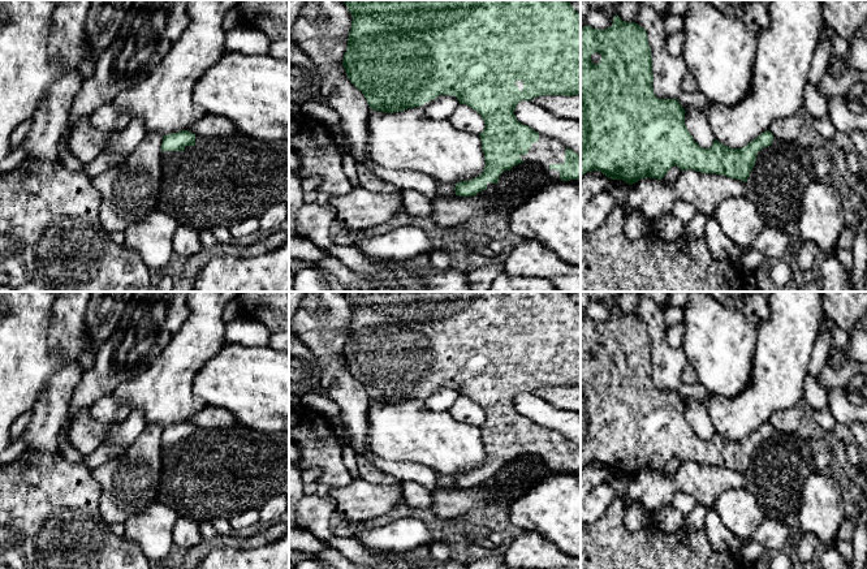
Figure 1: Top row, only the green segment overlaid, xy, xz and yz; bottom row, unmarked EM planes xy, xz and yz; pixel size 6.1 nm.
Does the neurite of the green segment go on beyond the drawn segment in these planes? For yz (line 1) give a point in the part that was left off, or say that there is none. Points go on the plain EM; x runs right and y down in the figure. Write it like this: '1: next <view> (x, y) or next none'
1: next yz (783, 462)

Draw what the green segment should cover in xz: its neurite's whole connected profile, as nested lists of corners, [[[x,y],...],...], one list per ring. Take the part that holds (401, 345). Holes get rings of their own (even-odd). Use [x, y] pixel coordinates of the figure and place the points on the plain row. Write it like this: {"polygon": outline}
{"polygon": [[[342,292],[351,305],[351,320],[348,329],[348,341],[344,346],[342,357],[350,374],[365,387],[368,397],[374,402],[385,405],[401,404],[407,400],[422,398],[436,391],[439,387],[453,387],[460,396],[466,396],[476,402],[484,411],[486,419],[479,426],[482,441],[486,451],[486,458],[480,467],[457,474],[456,487],[474,488],[479,484],[497,487],[497,495],[493,504],[506,509],[532,484],[545,477],[570,473],[581,474],[581,447],[568,440],[556,430],[539,426],[527,417],[521,415],[514,401],[521,392],[531,392],[542,387],[579,387],[581,385],[581,305],[578,305],[569,292]],[[521,454],[534,454],[538,462],[534,466],[526,466],[513,471],[510,464]]]}

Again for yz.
{"polygon": [[[617,306],[611,319],[599,322],[591,318],[581,320],[581,469],[599,462],[612,471],[622,471],[629,477],[640,470],[661,471],[677,457],[681,462],[693,461],[702,465],[716,465],[746,475],[747,490],[755,496],[764,514],[788,525],[798,526],[802,486],[814,471],[814,452],[798,434],[784,434],[767,422],[742,440],[730,440],[717,431],[709,440],[700,439],[685,417],[685,405],[677,391],[655,388],[652,348],[647,324],[635,314],[625,314]]]}

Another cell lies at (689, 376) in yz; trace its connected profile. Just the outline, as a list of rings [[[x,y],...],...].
[[[690,363],[683,367],[681,382],[687,385],[693,385],[698,382],[698,374]]]

